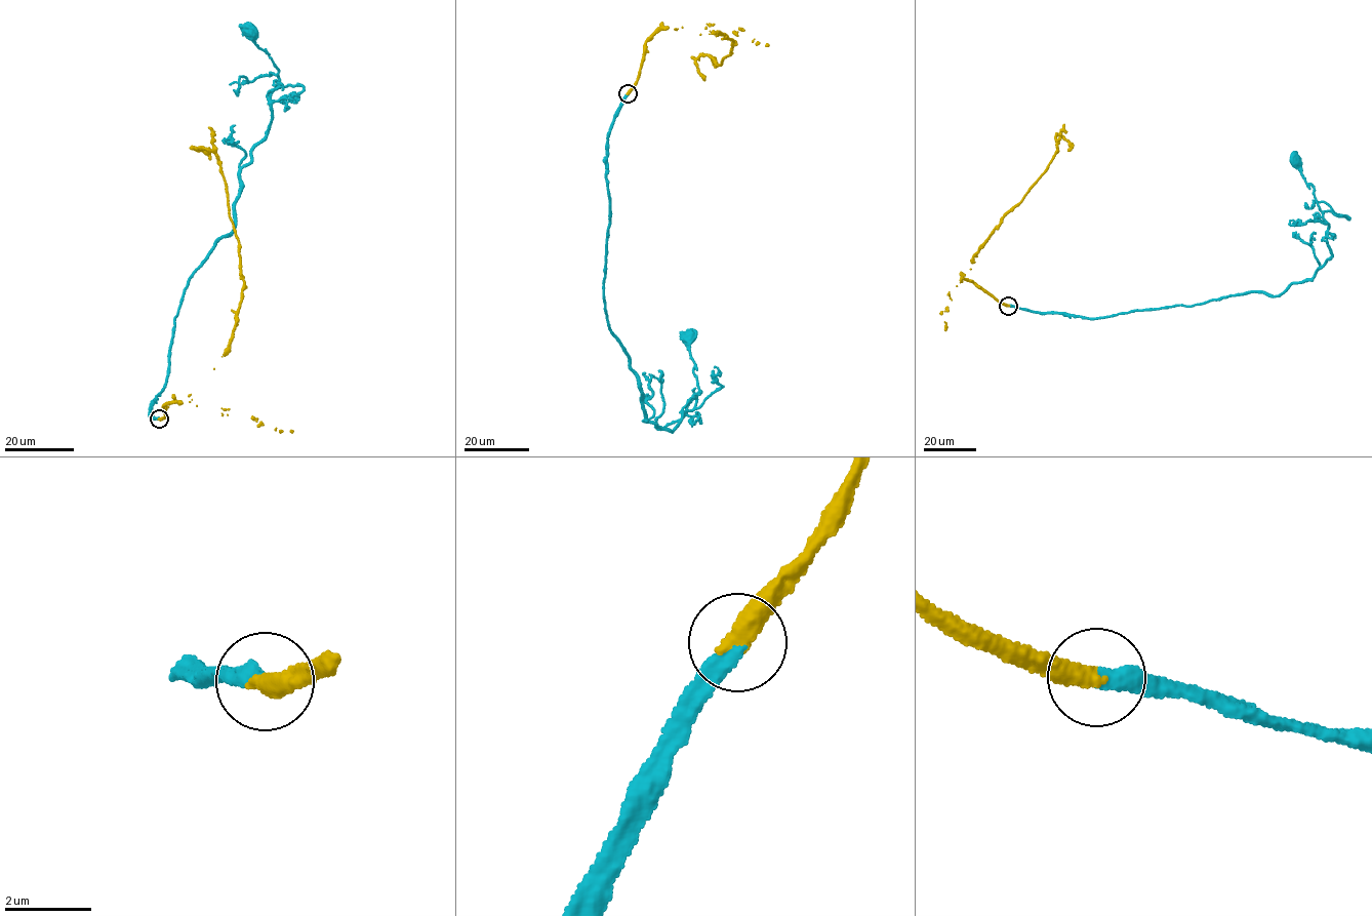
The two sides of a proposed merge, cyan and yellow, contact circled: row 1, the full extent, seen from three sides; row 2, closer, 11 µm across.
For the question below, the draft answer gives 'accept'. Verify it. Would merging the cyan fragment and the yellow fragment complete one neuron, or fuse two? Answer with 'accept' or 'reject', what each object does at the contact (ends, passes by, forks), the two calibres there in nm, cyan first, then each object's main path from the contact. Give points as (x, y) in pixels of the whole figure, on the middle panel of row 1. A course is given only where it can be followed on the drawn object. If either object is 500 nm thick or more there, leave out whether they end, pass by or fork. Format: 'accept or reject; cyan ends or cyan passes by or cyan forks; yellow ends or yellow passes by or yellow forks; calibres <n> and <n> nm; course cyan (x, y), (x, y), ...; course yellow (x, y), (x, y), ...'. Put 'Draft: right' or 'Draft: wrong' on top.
Draft: right
accept; cyan ends; yellow ends; calibres 400 and 480 nm; course cyan (628, 93), (608, 134), (605, 311), (637, 376), (645, 421), (672, 431), (695, 406), (699, 389), (688, 336); course yellow (628, 93), (645, 43), (661, 30), (731, 38), (732, 53), (722, 64), (707, 55), (696, 61), (704, 77)

